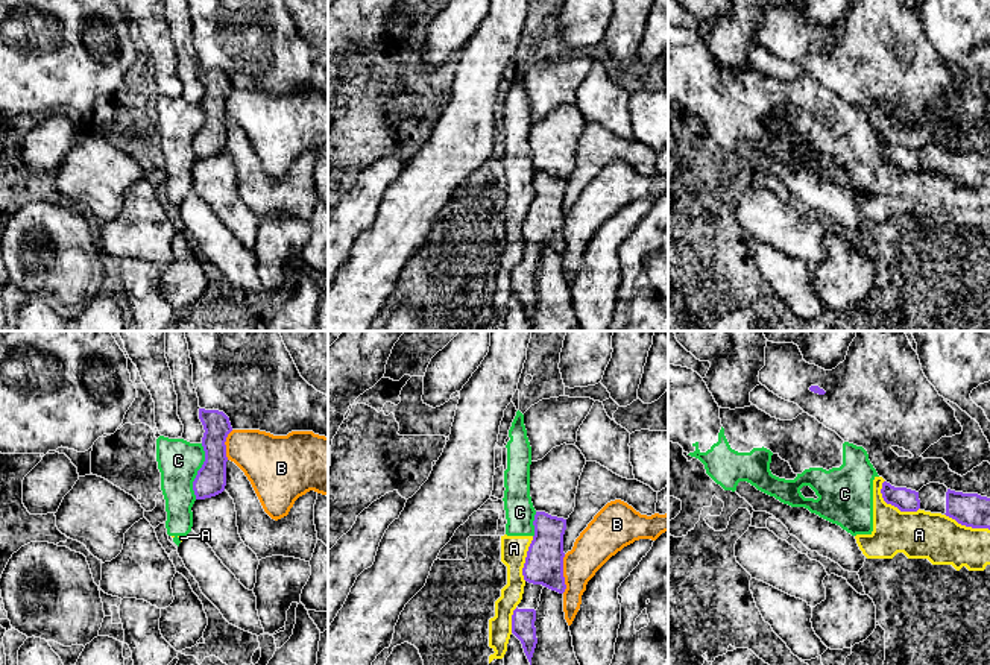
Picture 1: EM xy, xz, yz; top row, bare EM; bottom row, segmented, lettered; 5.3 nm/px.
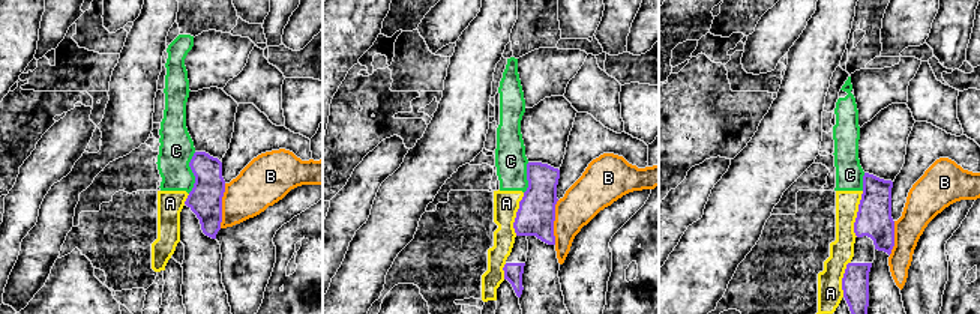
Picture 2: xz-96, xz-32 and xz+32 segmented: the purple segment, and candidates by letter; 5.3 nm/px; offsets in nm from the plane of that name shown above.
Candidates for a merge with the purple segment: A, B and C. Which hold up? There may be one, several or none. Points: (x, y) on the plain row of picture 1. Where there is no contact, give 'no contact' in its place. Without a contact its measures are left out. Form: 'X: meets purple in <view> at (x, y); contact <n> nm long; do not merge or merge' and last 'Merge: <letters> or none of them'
A: meets purple in yz at (893, 164); contact 240 nm long; do not merge
B: meets purple in xz at (562, 234); contact 200 nm long; do not merge
C: meets purple in xy at (198, 131); contact 300 nm long; do not merge
Merge: none of them

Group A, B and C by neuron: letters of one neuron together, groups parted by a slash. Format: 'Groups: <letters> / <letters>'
Groups: A C / B

